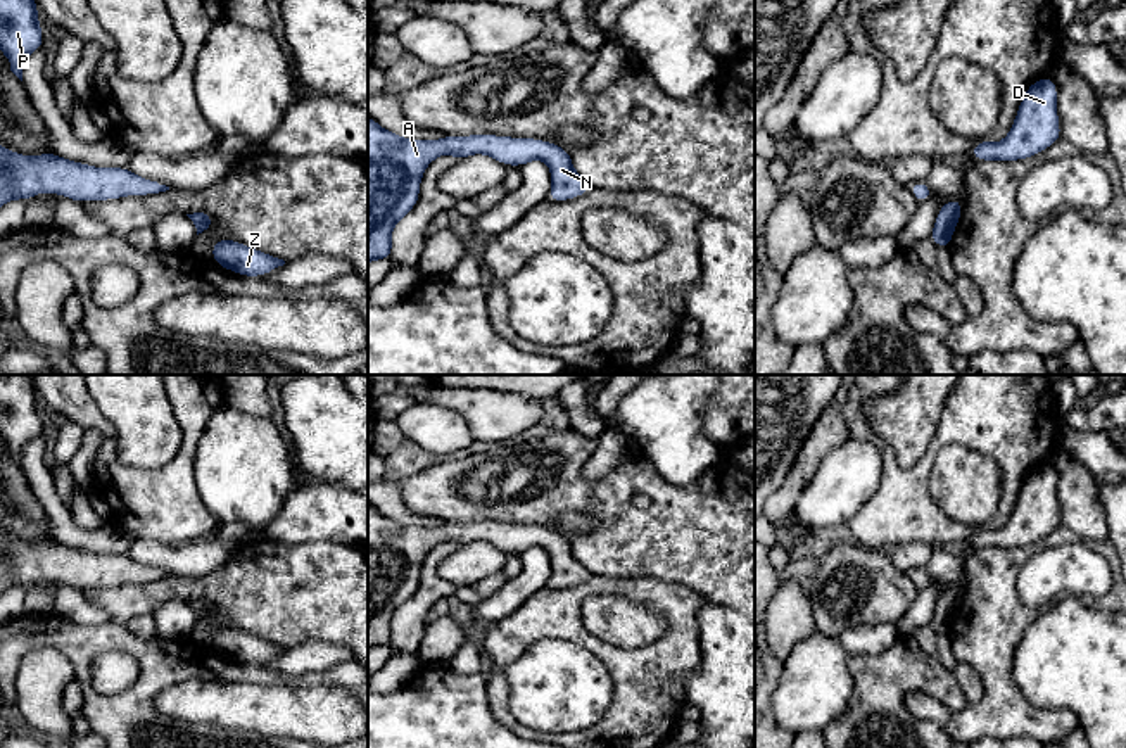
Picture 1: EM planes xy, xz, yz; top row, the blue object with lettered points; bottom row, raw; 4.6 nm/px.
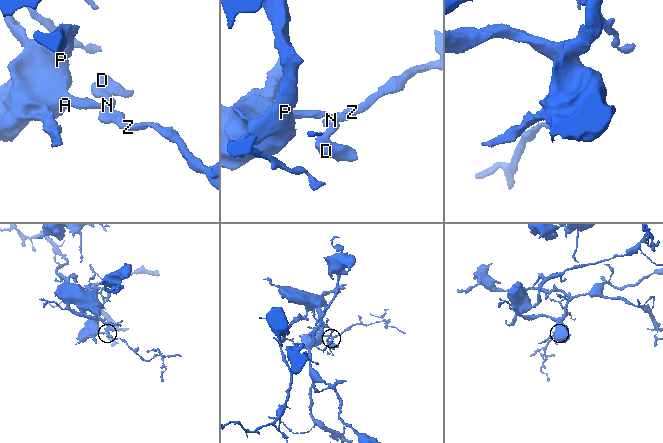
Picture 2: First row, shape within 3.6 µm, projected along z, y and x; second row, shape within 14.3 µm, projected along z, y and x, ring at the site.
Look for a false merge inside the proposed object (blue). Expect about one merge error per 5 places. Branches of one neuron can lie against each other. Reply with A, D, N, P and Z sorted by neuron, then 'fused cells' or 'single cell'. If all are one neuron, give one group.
groups A D N P Z; single cell

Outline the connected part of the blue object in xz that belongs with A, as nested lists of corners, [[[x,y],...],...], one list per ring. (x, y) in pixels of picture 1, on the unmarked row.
[[[368,503],[368,651],[390,646],[392,615],[418,591],[425,556],[444,541],[454,548],[484,541],[520,555],[542,546],[551,558],[547,586],[554,589],[585,582],[592,575],[575,558],[572,542],[551,529],[499,522],[402,525]]]

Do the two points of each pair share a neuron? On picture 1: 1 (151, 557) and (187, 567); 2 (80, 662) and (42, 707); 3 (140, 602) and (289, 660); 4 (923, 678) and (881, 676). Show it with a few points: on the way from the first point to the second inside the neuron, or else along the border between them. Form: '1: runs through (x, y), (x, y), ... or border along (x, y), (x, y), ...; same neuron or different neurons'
1: runs through (159, 557), (178, 560); same neuron
2: border along (38, 648), (56, 648), (71, 664), (76, 678); different neurons
3: border along (325, 641), (304, 641), (285, 648); different neurons
4: runs through (912, 676), (891, 676); same neuron

